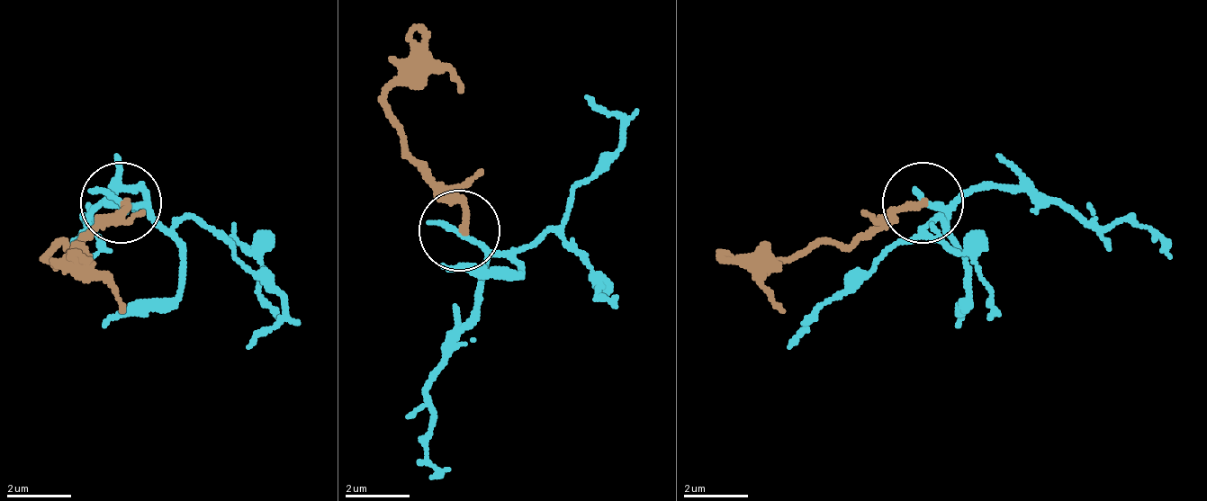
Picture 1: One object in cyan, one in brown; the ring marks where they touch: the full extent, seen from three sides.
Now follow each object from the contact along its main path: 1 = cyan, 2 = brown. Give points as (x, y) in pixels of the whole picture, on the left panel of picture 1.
1: (118, 200), (175, 224), (199, 216), (231, 240), (280, 297), (247, 345)
2: (118, 200), (126, 208), (77, 240), (45, 256), (102, 281), (126, 313)

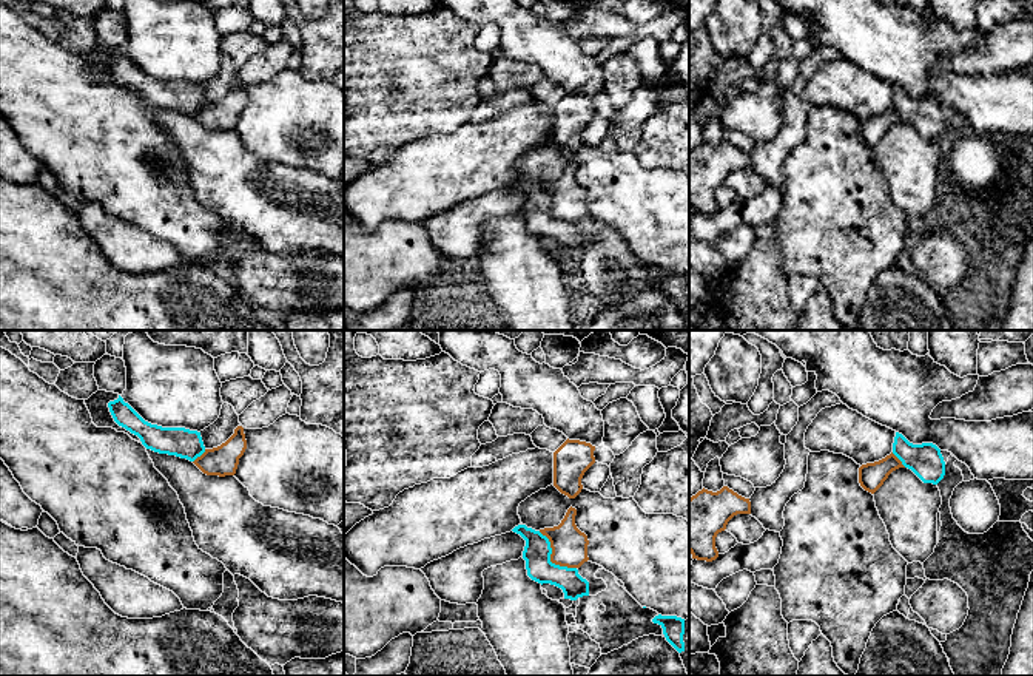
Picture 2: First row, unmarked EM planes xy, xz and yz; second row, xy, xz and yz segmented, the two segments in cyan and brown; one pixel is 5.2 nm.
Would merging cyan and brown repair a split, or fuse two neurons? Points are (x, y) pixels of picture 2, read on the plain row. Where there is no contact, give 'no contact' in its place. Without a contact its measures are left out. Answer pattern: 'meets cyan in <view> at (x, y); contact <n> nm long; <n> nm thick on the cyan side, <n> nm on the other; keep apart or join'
meets cyan in xz at (549, 212); contact 280 nm long; 140 nm thick on the cyan side, 190 nm on the other; keep apart

